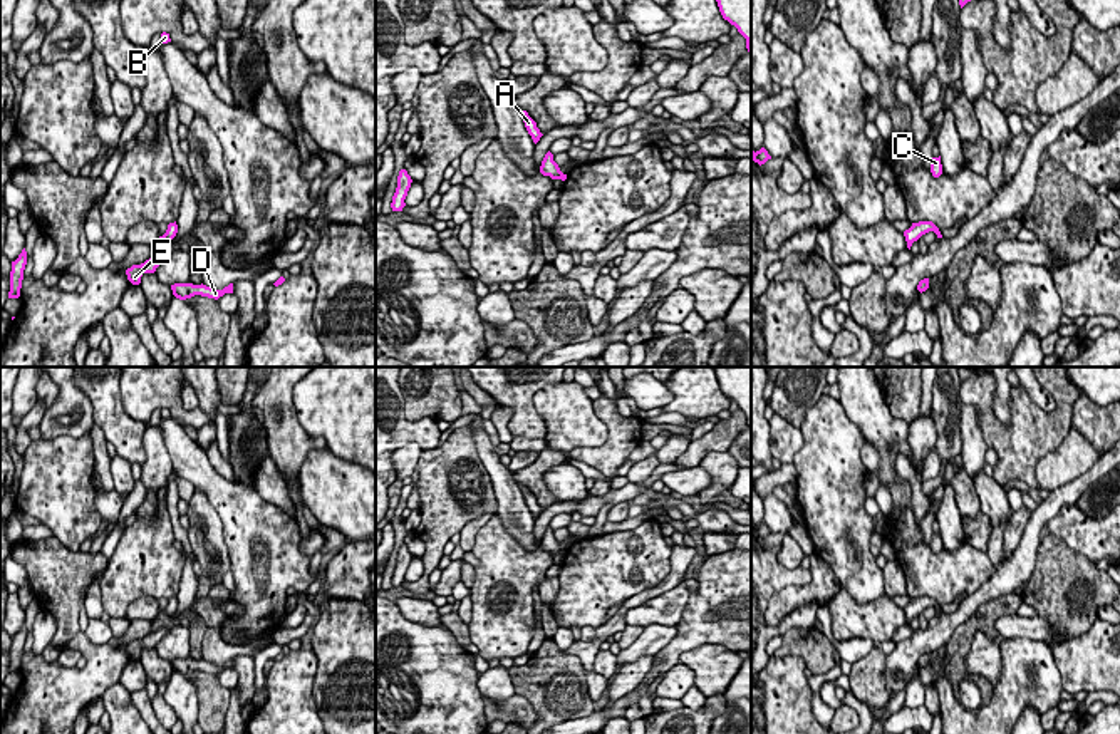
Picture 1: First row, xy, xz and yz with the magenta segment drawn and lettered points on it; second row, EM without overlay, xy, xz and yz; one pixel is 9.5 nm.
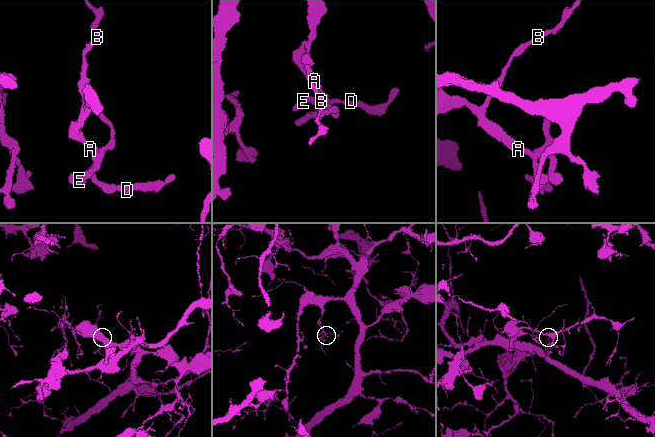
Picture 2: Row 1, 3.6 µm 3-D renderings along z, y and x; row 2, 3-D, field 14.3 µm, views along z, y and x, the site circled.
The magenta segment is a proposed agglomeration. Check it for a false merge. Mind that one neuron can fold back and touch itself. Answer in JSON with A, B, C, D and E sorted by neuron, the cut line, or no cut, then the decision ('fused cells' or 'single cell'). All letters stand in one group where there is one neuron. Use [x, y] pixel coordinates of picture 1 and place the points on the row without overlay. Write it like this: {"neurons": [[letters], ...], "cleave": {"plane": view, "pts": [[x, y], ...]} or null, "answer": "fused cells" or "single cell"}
{"neurons": [["A", "B", "C", "D", "E"]], "cleave": null, "answer": "single cell"}

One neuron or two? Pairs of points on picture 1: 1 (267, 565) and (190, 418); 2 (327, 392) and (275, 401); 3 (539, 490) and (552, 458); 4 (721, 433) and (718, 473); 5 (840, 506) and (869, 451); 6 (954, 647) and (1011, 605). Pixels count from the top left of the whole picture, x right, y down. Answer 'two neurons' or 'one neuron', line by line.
1: two neurons
2: two neurons
3: one neuron
4: two neurons
5: two neurons
6: one neuron

